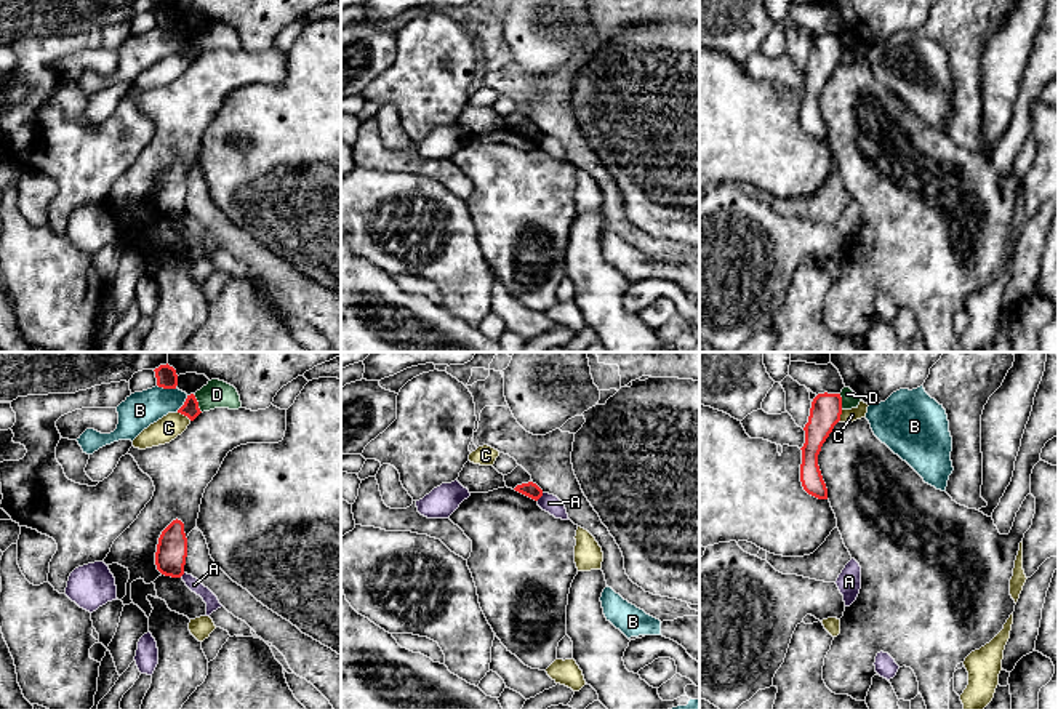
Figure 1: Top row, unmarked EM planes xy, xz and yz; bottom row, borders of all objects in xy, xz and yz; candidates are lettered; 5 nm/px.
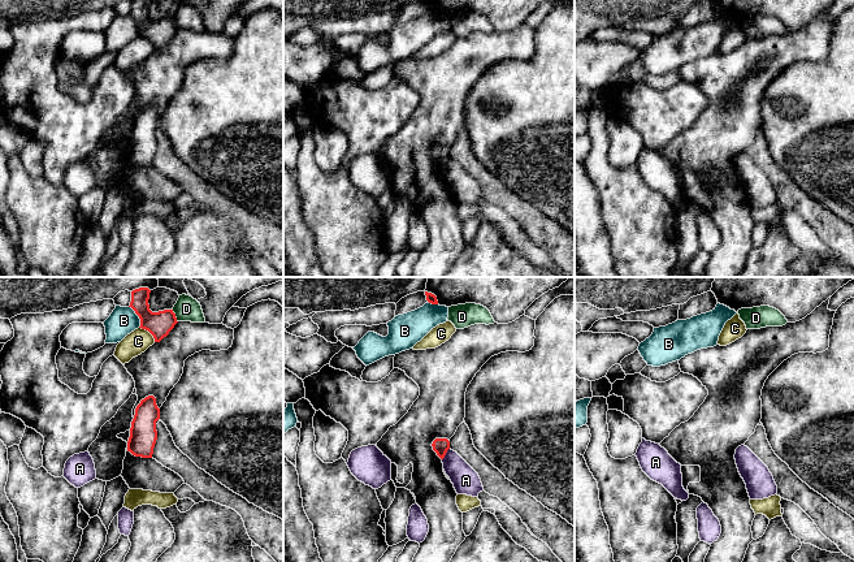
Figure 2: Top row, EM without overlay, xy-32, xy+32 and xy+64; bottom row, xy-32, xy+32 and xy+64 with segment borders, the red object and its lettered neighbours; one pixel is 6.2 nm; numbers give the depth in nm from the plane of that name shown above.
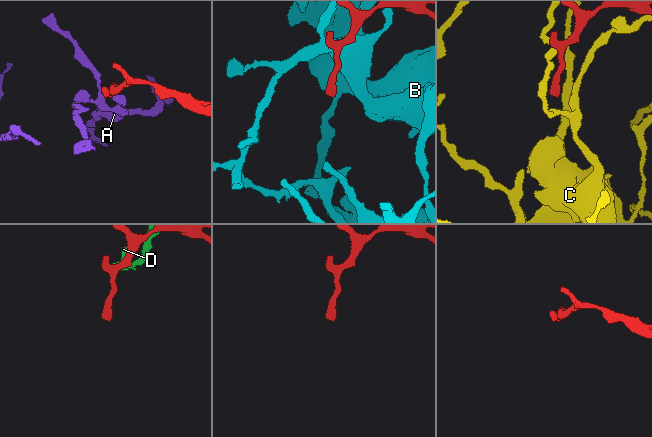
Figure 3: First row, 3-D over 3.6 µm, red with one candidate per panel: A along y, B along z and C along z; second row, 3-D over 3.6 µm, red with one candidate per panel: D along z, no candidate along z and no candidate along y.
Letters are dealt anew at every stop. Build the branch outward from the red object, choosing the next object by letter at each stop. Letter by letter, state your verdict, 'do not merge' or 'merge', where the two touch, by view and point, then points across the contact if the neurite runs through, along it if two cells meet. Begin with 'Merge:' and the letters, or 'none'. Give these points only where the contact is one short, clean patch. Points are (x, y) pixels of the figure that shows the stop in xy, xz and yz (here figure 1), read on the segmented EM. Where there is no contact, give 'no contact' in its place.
Merge: none
A: do not merge; meets red in xz at (540, 496)
B: do not merge; meets red in xy at (167, 388)
C: do not merge; meets red in xy at (184, 415)
D: do not merge; meets red in xy at (197, 404); border along xy (192, 394), (202, 412)

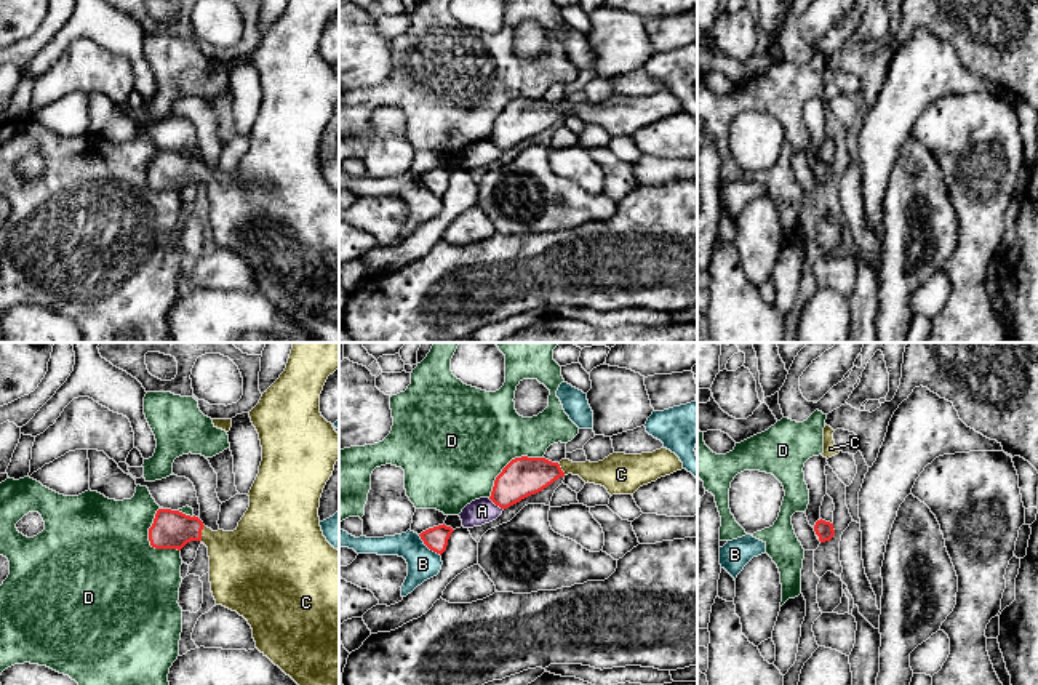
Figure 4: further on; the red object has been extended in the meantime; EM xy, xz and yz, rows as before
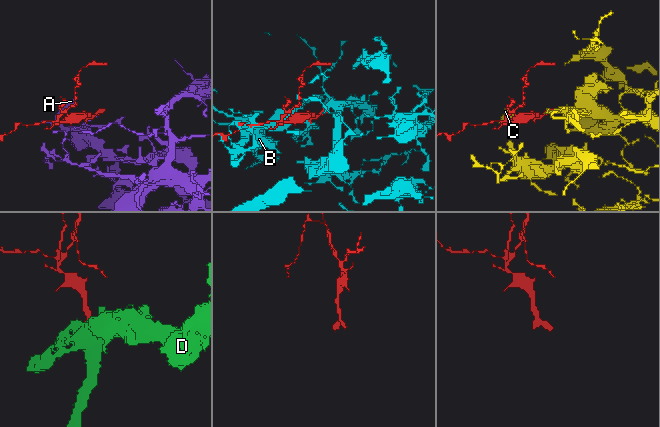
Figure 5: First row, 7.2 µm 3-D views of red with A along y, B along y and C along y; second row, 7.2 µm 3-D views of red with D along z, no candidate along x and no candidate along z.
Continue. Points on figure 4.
Merge: C
A: do not merge; meets red in xz at (496, 504); border along xz (488, 498), (503, 509)
B: do not merge; meets red in xz at (429, 548); border along xz (418, 535), (440, 556)
C: merge; meets red in xy at (200, 533); runs through xy (171, 528), (192, 528), (200, 533), (219, 543), (240, 562)
D: do not merge; meets red in xy at (149, 540); border along xy (162, 508), (149, 528), (149, 543), (179, 551)

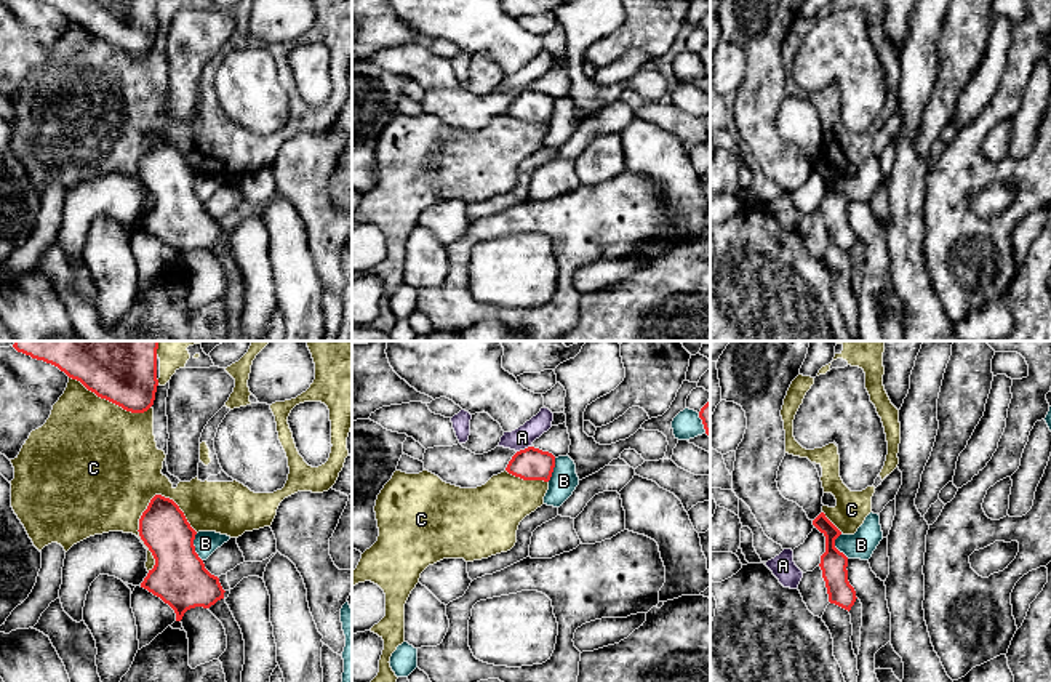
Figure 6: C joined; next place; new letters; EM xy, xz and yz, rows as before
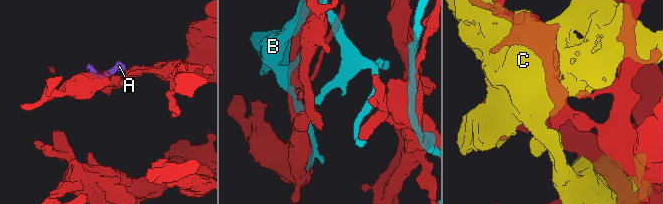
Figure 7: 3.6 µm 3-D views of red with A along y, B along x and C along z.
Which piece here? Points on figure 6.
Merge: A
A: merge; meets red in xz at (525, 449)
B: do not merge; meets red in xy at (194, 548)
C: do not merge; meets red in xy at (138, 530)

